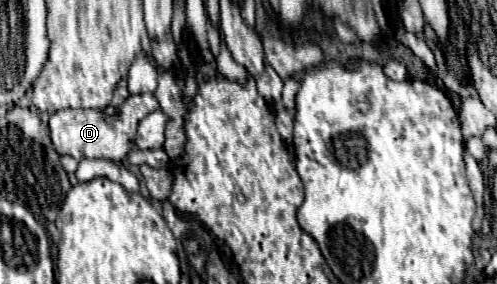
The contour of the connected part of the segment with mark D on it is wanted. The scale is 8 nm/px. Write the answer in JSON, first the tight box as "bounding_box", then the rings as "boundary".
{"bounding_box":[49,93,159,163],"boundary":[[[153,93],[147,95],[129,95],[127,101],[121,105],[119,117],[109,117],[99,109],[63,109],[49,117],[49,137],[51,145],[59,155],[71,155],[73,159],[81,161],[85,157],[99,157],[109,159],[115,163],[125,161],[127,153],[133,147],[137,123],[151,111],[159,109],[157,99]]]}

